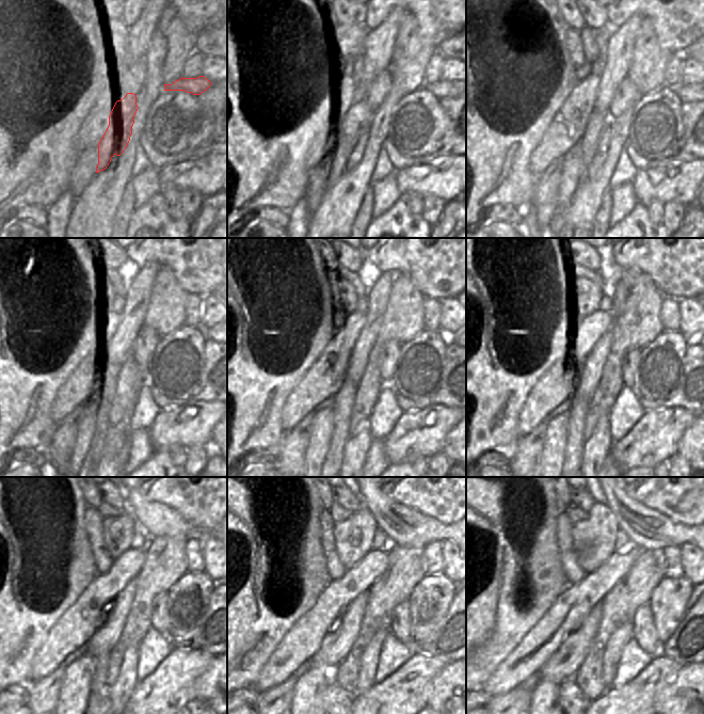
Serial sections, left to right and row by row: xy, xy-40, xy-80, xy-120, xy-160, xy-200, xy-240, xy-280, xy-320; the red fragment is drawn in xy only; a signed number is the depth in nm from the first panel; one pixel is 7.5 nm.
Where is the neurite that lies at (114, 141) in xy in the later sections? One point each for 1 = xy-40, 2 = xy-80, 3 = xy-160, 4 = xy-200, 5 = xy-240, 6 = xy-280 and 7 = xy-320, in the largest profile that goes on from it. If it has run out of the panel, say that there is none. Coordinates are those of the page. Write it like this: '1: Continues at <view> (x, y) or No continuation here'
1: Continues at xy-40 (357, 120)
2: Continues at xy-80 (573, 173)
3: Continues at xy-160 (323, 424)
4: Continues at xy-200 (553, 455)
5: Continues at xy-240 (77, 685)
6: Continues at xy-280 (309, 691)
7: Continues at xy-320 (546, 694).

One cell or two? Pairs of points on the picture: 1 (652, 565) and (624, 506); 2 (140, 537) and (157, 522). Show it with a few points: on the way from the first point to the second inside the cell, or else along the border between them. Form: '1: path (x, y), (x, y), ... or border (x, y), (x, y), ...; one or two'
1: border (642, 549), (660, 550); two
2: border (139, 527), (148, 537); two

